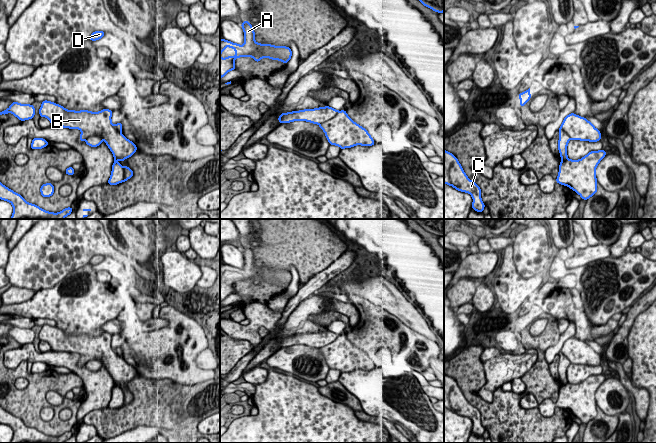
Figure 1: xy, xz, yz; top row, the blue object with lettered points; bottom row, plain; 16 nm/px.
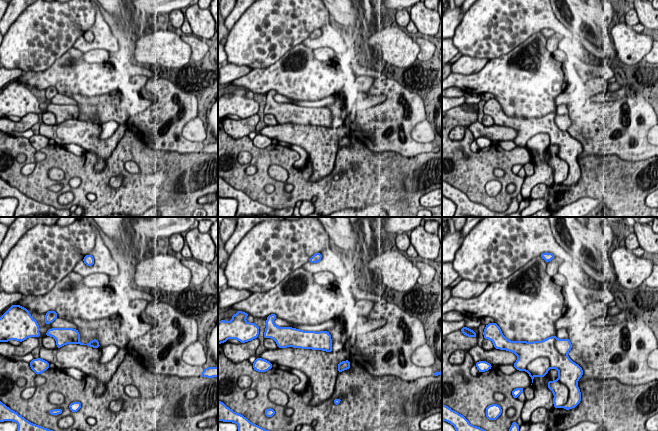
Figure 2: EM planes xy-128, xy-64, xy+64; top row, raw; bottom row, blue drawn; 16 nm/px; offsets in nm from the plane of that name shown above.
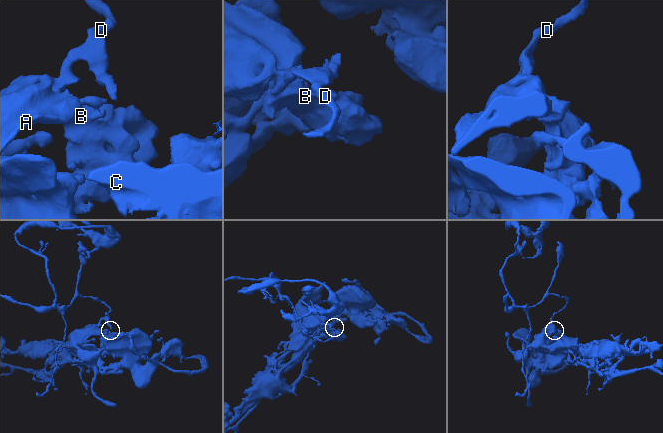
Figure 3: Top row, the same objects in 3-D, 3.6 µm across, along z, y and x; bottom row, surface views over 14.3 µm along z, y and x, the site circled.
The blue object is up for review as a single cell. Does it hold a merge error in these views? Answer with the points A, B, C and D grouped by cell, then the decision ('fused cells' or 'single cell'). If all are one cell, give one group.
A B C D; single cell

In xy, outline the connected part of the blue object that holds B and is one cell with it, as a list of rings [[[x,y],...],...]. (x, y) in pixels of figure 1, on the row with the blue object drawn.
[[[43,101],[39,109],[41,117],[46,117],[53,127],[79,129],[80,141],[85,141],[91,147],[97,147],[104,140],[114,156],[111,176],[108,184],[117,185],[133,176],[133,171],[118,163],[132,156],[137,150],[136,145],[122,133],[122,123],[112,124],[112,111],[103,109],[99,112],[88,110],[67,110],[51,101]]]

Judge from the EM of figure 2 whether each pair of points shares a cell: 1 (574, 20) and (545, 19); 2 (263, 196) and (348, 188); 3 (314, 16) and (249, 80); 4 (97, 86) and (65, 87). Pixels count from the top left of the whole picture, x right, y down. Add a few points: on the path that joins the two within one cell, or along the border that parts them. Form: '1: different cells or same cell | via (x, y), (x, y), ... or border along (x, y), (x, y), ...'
1: different cells | border along (552, 10), (555, 17), (565, 27)
2: same cell | via (284, 199), (289, 201), (303, 189), (327, 189)
3: different cells | border along (281, 56), (266, 67), (254, 68), (252, 70)
4: same cell | via (89, 86), (73, 86)

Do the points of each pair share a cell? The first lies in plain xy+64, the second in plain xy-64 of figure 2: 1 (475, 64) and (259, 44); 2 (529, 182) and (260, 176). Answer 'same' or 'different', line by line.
1: different
2: different

